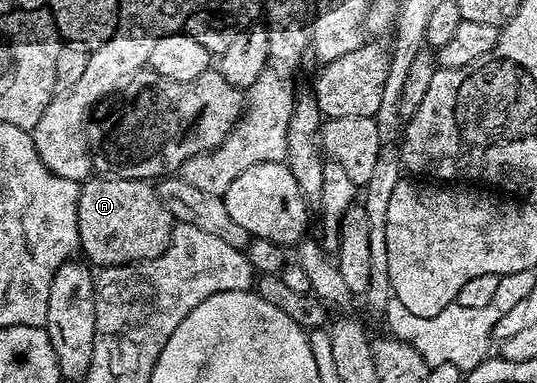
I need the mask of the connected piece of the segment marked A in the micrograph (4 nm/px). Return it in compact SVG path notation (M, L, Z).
M92 176L79 187L77 224L82 257L92 267L102 268L161 256L171 239L173 219L165 204L161 204L156 187L150 181Z

